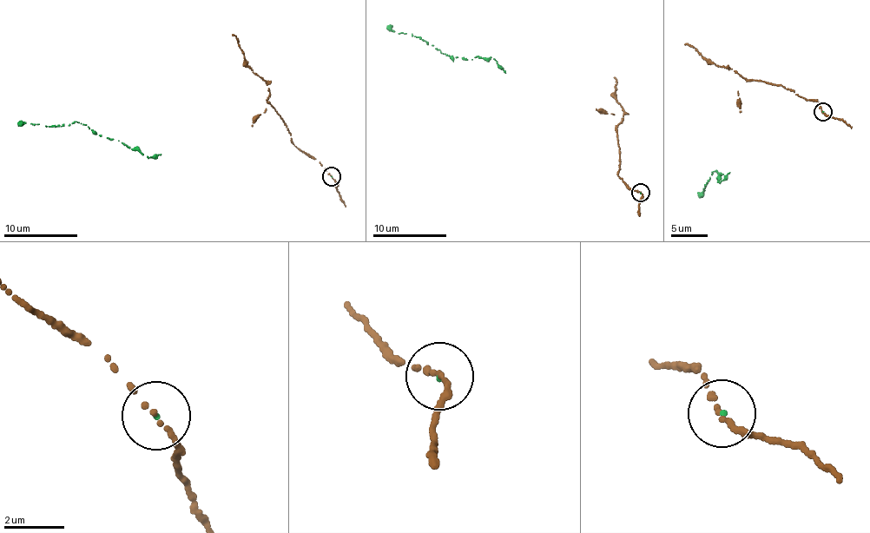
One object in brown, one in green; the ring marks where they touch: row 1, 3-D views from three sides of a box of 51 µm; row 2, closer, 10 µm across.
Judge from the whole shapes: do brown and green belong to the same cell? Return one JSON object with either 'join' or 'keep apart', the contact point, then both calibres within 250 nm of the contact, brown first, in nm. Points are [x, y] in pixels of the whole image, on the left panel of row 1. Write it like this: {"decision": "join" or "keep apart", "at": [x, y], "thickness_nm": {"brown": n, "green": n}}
{"decision": "join", "at": [332, 176], "thickness_nm": {"brown": 140, "green": 70}}

